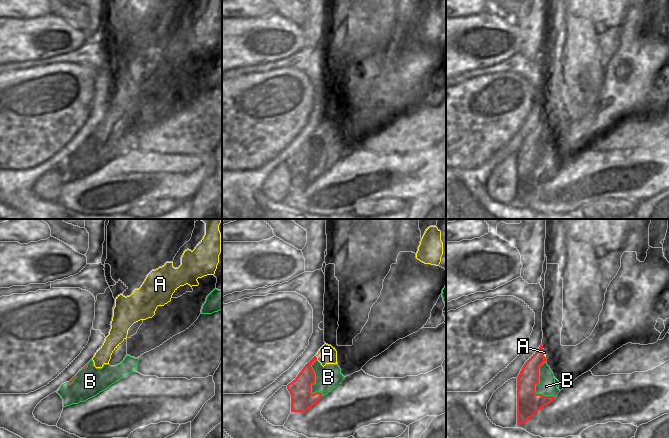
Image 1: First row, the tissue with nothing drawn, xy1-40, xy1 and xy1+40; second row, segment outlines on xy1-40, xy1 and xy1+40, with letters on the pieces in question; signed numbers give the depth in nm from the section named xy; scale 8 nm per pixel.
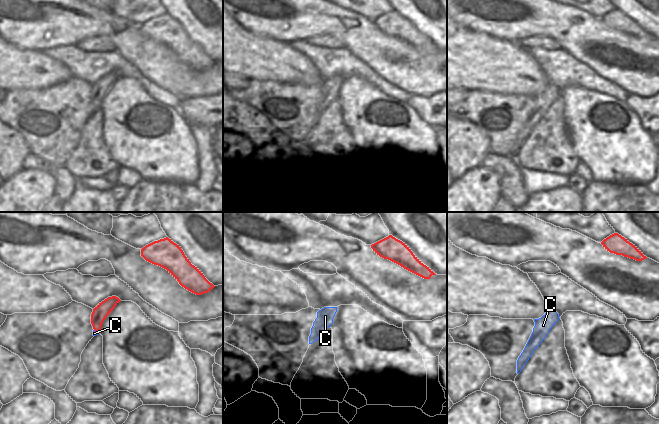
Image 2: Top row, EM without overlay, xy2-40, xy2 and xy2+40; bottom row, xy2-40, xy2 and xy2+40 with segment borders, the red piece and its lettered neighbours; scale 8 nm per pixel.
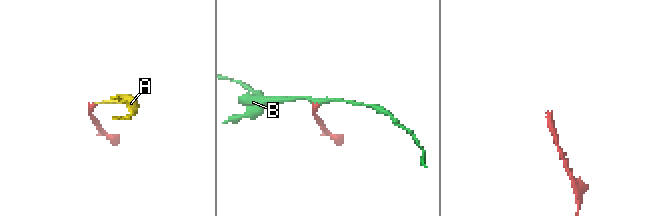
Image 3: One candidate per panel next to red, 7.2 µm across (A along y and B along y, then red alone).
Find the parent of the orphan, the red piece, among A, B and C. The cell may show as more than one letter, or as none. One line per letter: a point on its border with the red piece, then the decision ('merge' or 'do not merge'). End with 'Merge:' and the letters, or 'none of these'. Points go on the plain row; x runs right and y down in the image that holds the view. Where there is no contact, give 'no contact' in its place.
A: contact xy1 (316, 133); do not merge
B: contact xy1+40 (534, 162); do not merge
C: contact xy2-40 (96, 107); merge
Merge: C

